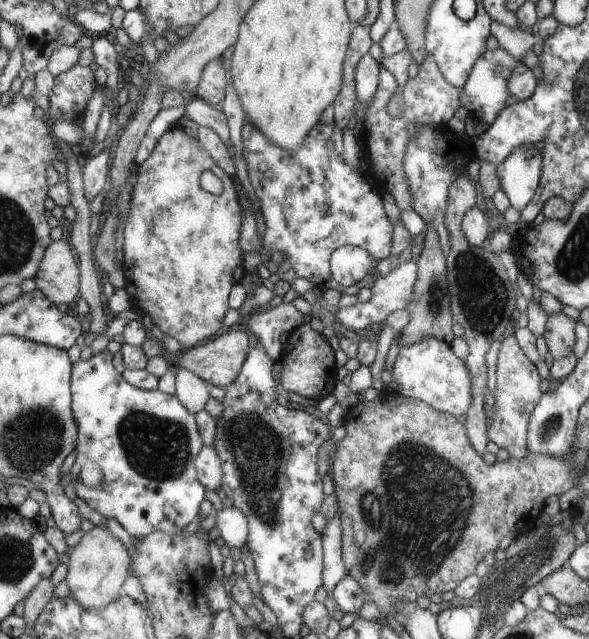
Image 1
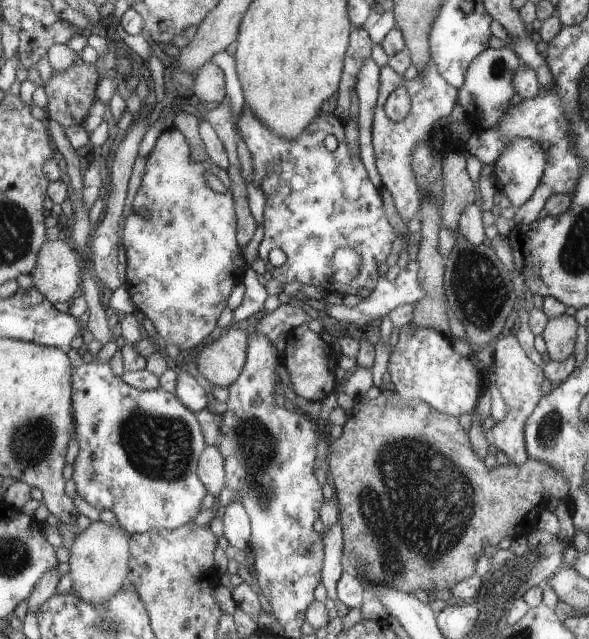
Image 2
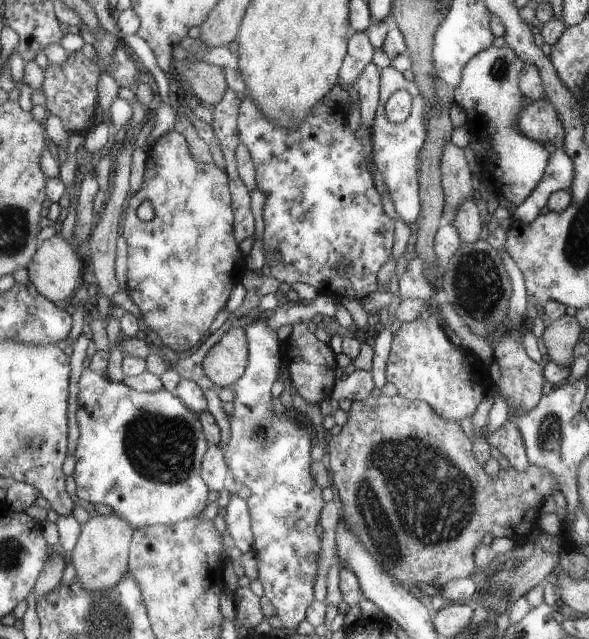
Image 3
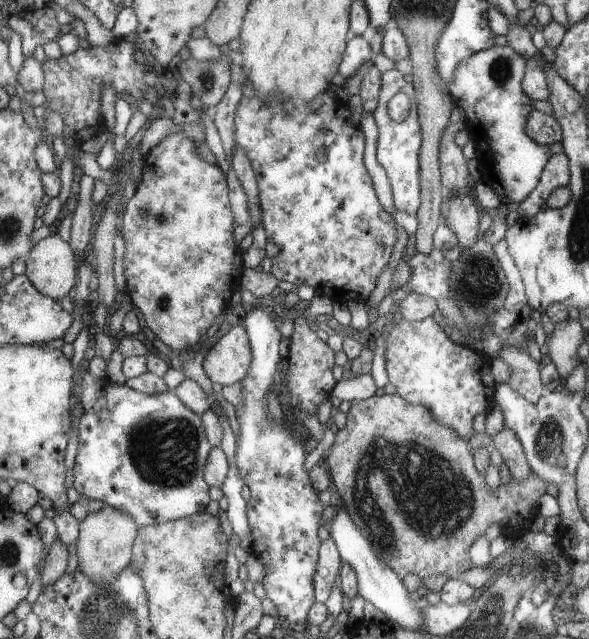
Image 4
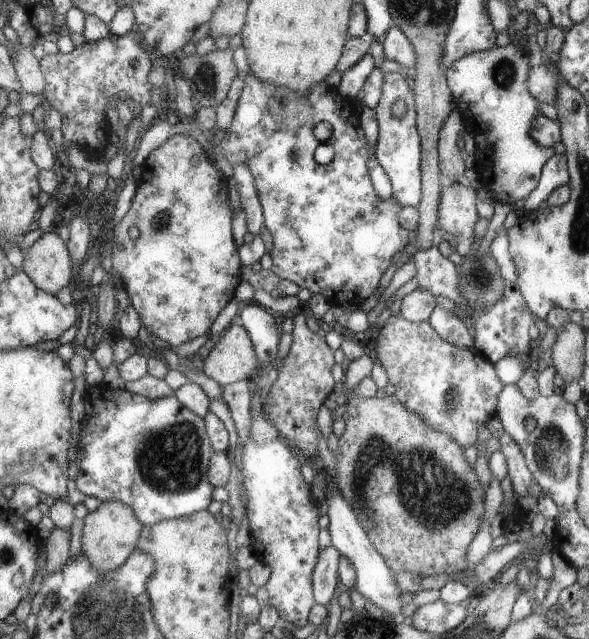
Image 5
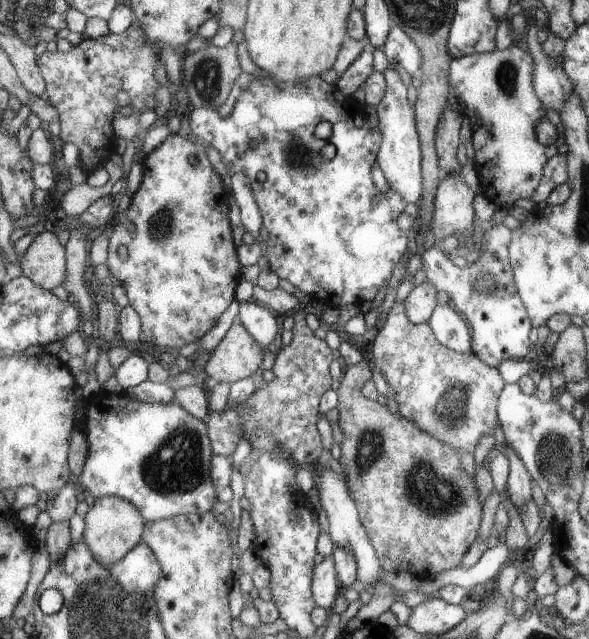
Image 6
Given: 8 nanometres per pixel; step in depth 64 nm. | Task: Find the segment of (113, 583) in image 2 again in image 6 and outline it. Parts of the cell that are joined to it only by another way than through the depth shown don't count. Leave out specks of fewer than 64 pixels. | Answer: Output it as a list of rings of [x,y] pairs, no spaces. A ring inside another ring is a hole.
[[[100,496],[84,514],[84,531],[81,540],[88,546],[98,563],[111,566],[140,542],[143,528],[145,520],[134,504],[116,496]]]

